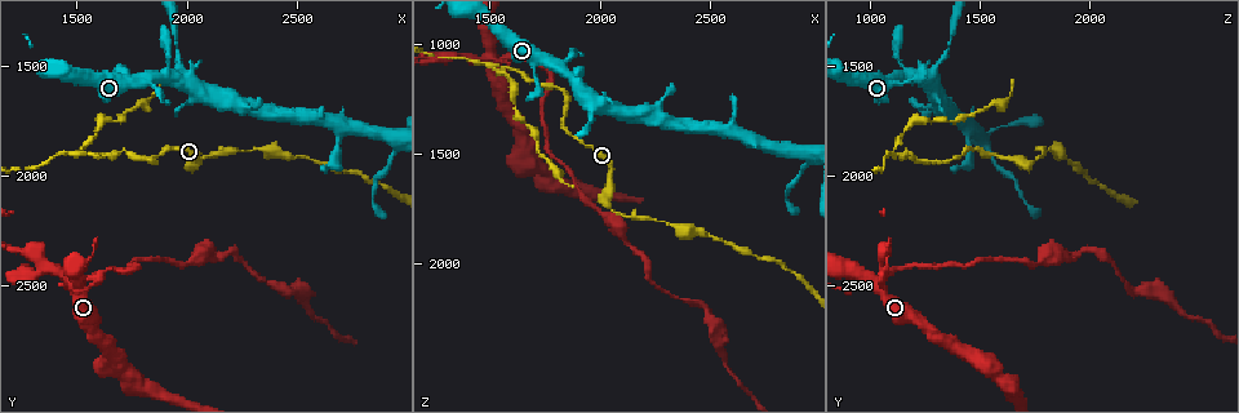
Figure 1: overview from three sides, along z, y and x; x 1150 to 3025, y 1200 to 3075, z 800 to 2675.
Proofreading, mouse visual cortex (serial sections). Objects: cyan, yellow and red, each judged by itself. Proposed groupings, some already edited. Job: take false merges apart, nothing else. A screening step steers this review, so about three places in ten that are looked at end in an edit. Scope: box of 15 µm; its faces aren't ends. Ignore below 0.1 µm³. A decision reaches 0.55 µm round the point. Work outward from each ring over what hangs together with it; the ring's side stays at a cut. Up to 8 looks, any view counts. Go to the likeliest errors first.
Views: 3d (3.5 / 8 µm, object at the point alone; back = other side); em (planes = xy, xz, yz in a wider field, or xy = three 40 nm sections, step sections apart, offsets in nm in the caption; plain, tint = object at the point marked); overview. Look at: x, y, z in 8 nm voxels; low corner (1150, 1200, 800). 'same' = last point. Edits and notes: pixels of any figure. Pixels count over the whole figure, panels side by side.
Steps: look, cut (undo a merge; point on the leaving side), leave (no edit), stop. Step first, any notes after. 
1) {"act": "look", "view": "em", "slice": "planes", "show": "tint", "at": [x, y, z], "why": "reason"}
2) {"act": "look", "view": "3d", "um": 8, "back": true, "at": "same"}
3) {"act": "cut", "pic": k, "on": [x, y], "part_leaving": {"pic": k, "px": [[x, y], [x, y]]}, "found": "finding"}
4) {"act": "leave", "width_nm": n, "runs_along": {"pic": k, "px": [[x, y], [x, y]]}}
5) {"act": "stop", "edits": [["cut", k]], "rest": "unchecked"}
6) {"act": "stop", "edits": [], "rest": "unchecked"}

{"act": "look", "view": "3d", "um": 3.5, "at": [1530, 1890, 1090], "why": "branch point"}

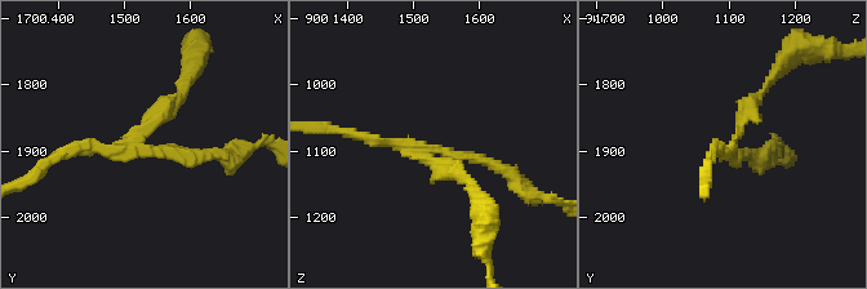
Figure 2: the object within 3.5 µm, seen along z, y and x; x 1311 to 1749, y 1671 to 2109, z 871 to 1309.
{"act": "look", "view": "em", "slice": "xy", "step": 2, "show": "tint", "at": [1525, 1895, 1095], "arms": 3, "arm_widths_nm": [150, 150, 200]}

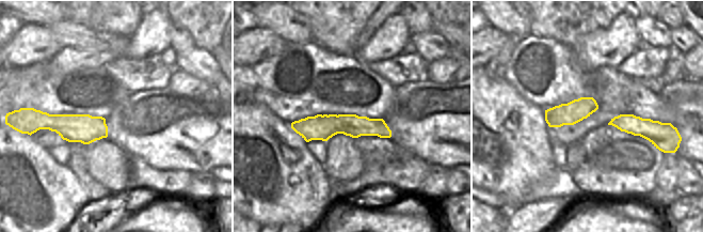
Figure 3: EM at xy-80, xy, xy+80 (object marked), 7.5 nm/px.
{"act": "look", "view": "em", "slice": "planes", "show": "tint", "at": "same", "why": "another direction"}

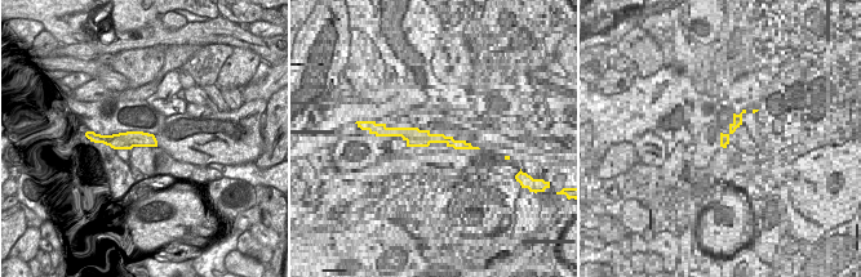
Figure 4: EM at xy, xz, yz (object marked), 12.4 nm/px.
{"act": "cut", "pic": 2, "on": [164, 107], "part_leaving": {"pic": 2, "px": [[141, 138], [181, 94], [196, 50]]}, "found": "a second cell is stuck on"}

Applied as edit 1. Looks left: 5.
{"act": "look", "view": "3d", "um": 3.5, "at": [2090, 1910, 1780], "why": "abrupt turn"}

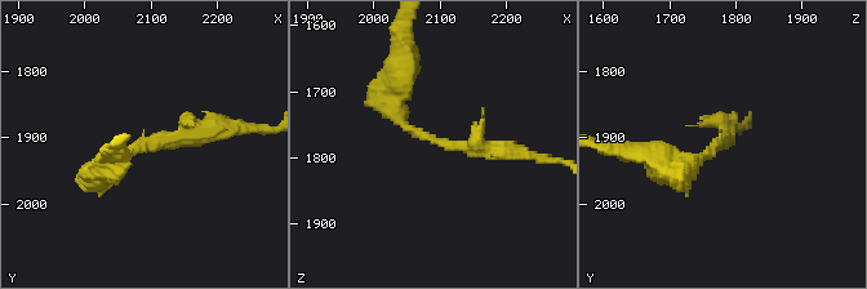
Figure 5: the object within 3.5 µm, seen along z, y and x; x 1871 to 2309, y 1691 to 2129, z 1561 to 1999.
{"act": "look", "view": "em", "slice": "xy", "step": 1, "show": "tint", "at": [2090, 1910, 1775], "arm_widths_nm": [250, 300]}

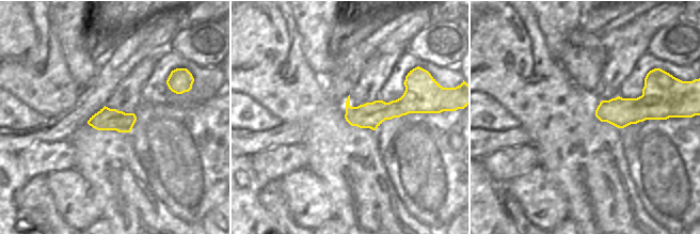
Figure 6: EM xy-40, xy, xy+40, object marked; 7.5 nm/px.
{"act": "look", "view": "em", "slice": "planes", "show": "tint", "at": "same", "why": "cut it another way"}

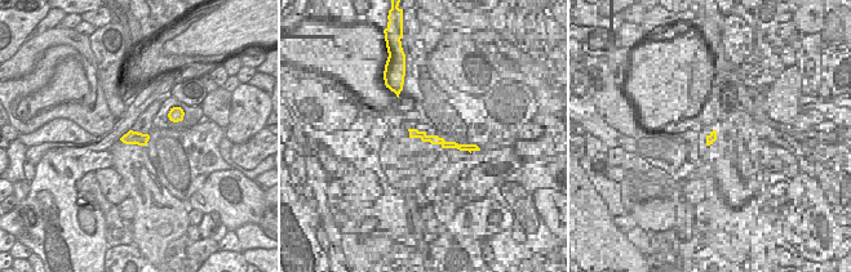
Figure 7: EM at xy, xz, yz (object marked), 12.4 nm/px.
{"act": "leave", "runs_along": {"pic": 5, "px": [[400, 80], [396, 112], [417, 133], [511, 152]]}, "found": "continuous, no second cell"}

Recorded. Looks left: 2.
{"act": "look", "view": "3d", "um": 3.5, "at": [1970, 1520, 1290], "why": "small branch off a trunk"}

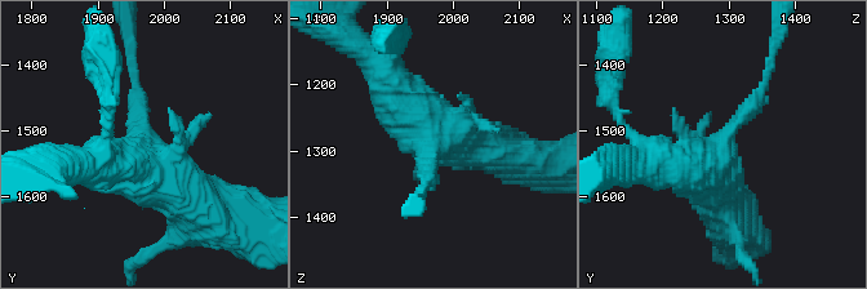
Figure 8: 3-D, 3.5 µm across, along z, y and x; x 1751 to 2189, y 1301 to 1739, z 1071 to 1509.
{"act": "look", "view": "em", "slice": "xy", "step": 5, "show": "tint", "at": [1970, 1520, 1290], "why": "shape alone is not enough"}

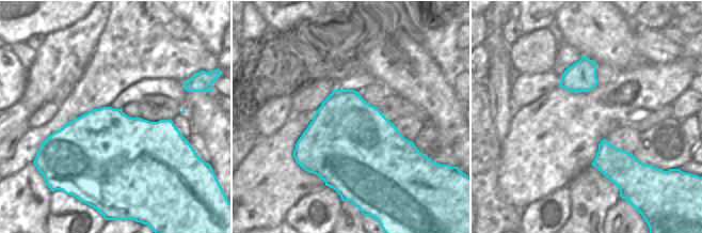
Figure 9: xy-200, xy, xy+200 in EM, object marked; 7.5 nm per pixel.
{"act": "leave", "runs_along": {"pic": 8, "px": [[373, 59], [425, 123], [496, 146]]}, "found": "all the same cell"}

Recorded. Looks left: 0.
{"act": "stop", "edits": [["cut", 2]], "rest": "unchecked"}

